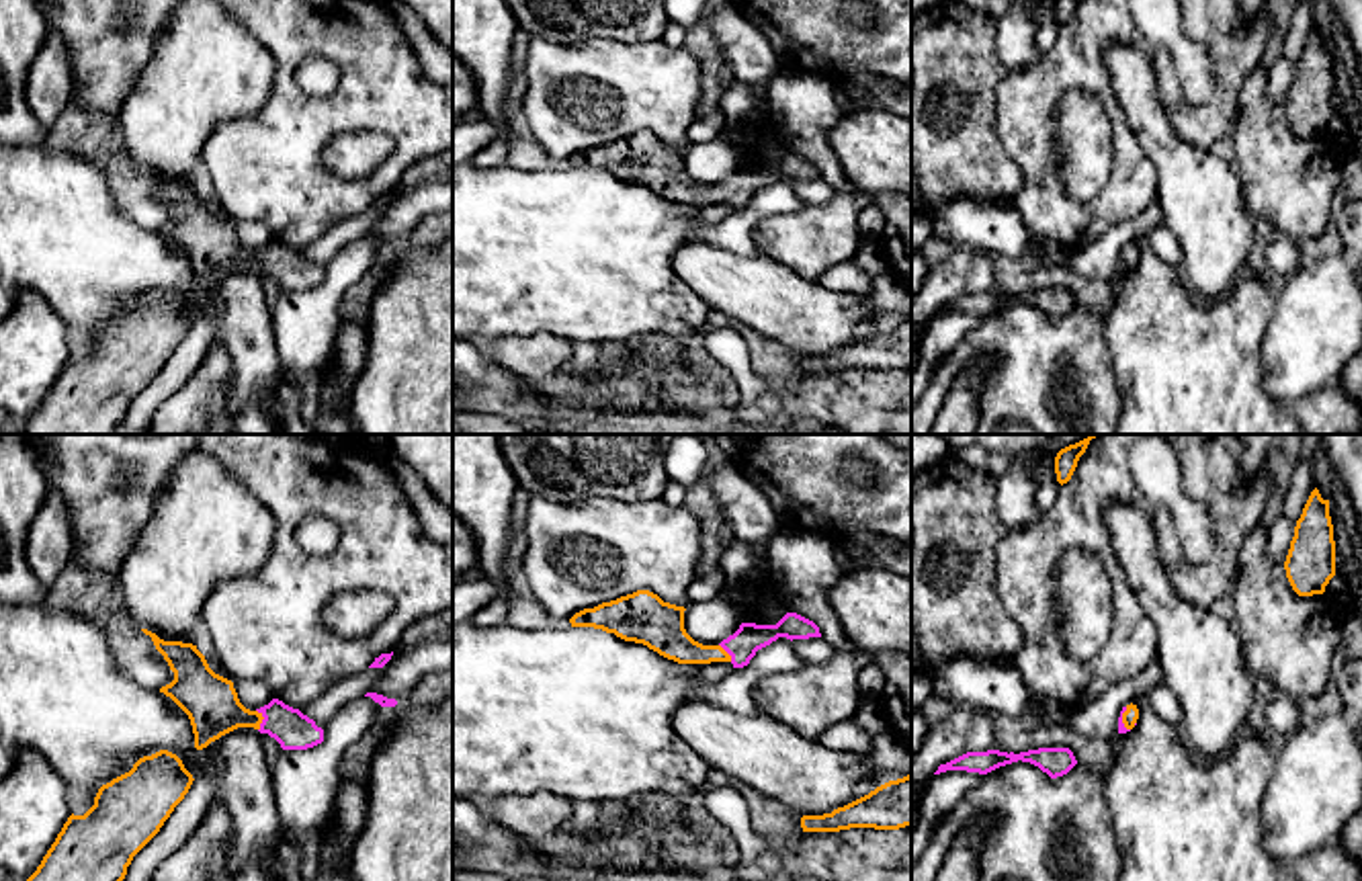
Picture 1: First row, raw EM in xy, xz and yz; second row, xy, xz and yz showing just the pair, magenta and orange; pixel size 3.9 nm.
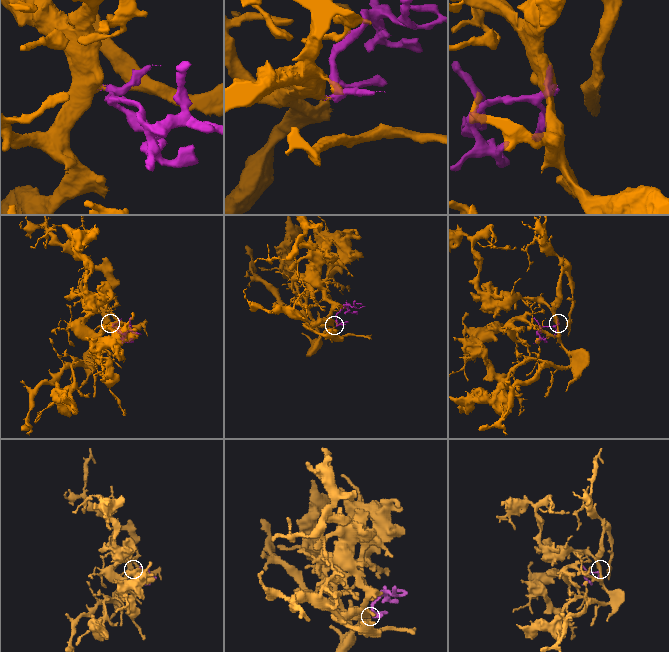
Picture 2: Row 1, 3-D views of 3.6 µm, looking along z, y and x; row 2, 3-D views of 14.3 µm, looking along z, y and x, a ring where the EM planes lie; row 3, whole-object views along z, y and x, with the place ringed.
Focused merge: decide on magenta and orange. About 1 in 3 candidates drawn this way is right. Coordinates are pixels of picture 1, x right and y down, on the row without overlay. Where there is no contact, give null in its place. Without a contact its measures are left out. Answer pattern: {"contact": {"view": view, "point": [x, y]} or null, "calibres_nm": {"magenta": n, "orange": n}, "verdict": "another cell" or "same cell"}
{"contact": {"view": "xy", "point": [263, 261]}, "calibres_nm": {"magenta": 150, "orange": 220}, "verdict": "same cell"}

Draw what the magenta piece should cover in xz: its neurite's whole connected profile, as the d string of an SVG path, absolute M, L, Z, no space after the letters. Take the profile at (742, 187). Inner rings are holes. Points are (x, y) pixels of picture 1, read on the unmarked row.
M637 131L594 150L584 150L569 164L571 168L594 168L614 174L625 182L643 184L678 205L731 203L733 209L748 207L758 191L778 178L791 182L821 178L813 162L797 154L786 154L776 166L741 164L719 186L703 186L686 174L684 152L684 148L664 143L649 131Z

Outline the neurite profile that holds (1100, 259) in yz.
M1149 205L1141 215L1126 219L1096 242L1069 254L1067 266L1083 279L1110 279L1118 275L1120 252L1137 238L1149 236L1161 223L1161 207Z

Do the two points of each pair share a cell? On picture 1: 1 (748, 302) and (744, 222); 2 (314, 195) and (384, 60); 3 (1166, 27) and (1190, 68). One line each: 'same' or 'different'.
1: different
2: same
3: same

